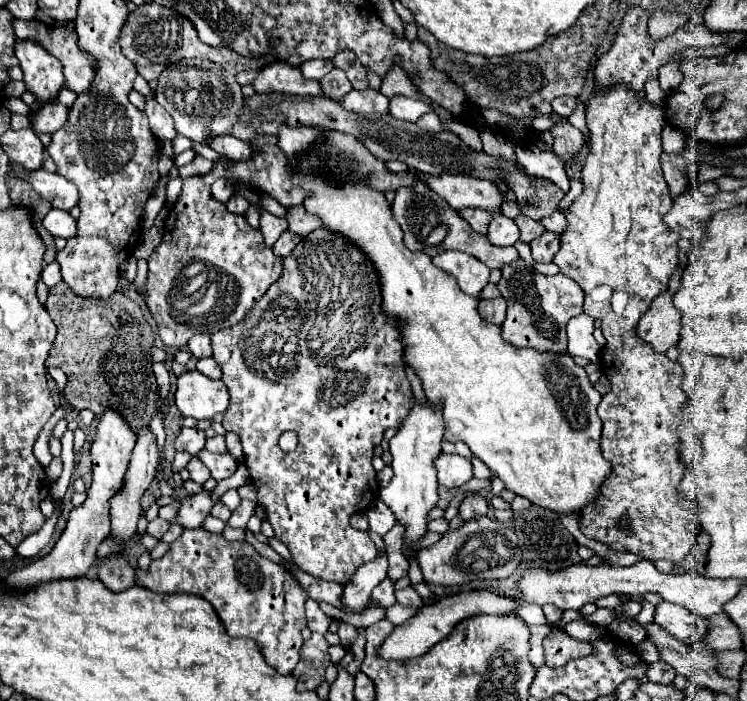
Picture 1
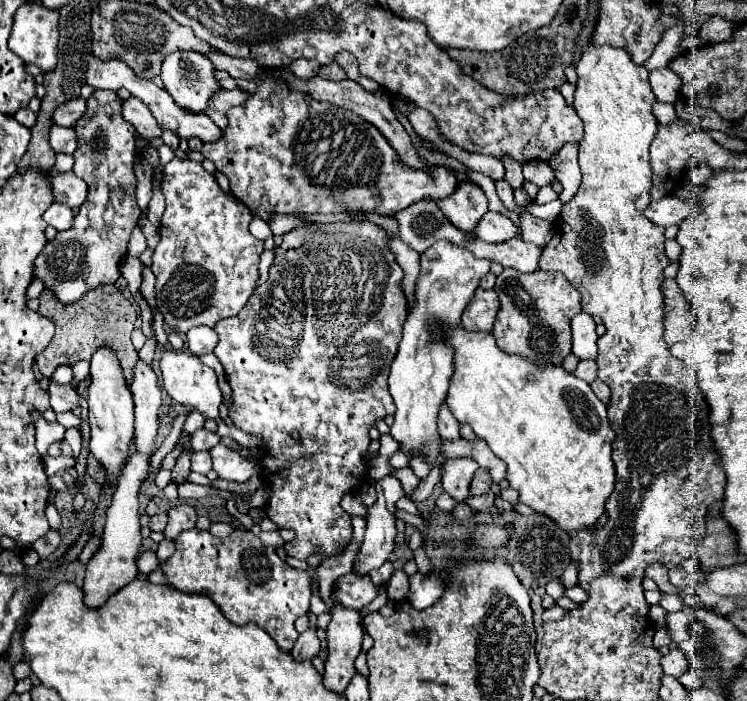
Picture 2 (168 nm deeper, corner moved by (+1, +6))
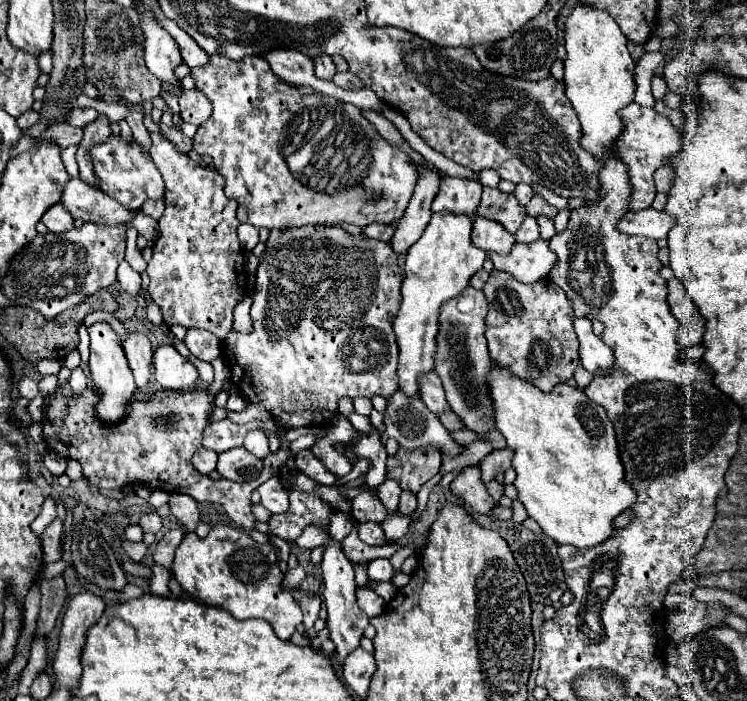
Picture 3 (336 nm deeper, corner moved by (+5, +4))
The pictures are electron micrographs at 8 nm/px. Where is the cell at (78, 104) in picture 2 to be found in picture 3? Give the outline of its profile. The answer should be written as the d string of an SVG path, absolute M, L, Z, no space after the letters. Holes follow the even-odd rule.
M74 108L68 116L68 124L84 128L86 124L90 124L94 120L94 116L98 116L98 112L92 108Z

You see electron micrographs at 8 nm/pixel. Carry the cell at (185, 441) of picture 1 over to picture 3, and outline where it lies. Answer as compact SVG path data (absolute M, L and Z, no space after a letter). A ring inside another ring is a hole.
M228 418L220 420L220 422L210 422L204 428L204 438L202 438L202 446L214 452L226 452L230 448L242 446L242 440L246 436L246 432L250 430L260 430L263 432L273 432L278 434L279 428L272 419L267 421L253 420L244 425L234 424Z

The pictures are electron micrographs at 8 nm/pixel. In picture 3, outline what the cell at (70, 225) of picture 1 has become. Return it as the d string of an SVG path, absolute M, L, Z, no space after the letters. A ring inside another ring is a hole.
M54 204L52 208L48 208L46 214L42 216L42 222L50 232L66 232L74 226L74 218L62 204Z

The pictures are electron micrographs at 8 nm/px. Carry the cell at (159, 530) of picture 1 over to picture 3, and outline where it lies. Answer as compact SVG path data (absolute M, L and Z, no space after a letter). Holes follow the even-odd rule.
M150 512L150 514L144 514L144 516L138 520L138 524L140 524L140 528L142 528L144 532L156 534L156 532L162 528L162 518L160 518L156 512Z

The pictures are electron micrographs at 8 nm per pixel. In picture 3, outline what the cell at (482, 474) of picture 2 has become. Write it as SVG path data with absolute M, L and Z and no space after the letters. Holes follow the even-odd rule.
M502 448L502 450L492 450L478 466L482 472L482 482L490 482L494 480L494 476L498 472L504 472L504 468L510 468L510 458L512 458L512 450L510 448Z

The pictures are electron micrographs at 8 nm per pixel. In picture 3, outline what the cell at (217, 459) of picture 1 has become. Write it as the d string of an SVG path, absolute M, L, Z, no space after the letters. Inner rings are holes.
M234 448L218 454L218 474L232 482L250 482L262 470L262 460L246 452L244 448Z

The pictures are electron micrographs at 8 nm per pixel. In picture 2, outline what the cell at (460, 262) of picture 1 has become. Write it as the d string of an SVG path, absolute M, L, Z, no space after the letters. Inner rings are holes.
M446 240L434 242L420 254L420 274L414 286L414 306L404 322L398 354L392 362L388 378L390 394L394 396L396 414L390 434L400 442L406 456L424 452L428 460L440 458L440 434L436 414L448 394L450 376L454 374L454 348L448 344L446 334L460 324L466 304L472 300L480 278L490 270L490 260L474 258L466 246Z

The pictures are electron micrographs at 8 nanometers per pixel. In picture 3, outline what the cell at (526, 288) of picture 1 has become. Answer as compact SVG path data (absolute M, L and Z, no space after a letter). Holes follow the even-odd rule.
M492 270L482 290L490 304L486 338L494 362L510 368L518 378L532 382L542 392L550 392L556 384L572 378L580 364L578 338L572 328L572 302L558 286L554 286L554 282L550 282L550 278L522 284L510 274Z

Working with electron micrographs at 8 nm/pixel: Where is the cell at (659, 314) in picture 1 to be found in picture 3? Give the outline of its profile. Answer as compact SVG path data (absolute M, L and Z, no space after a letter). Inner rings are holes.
M672 278L668 282L668 306L670 306L672 316L680 322L678 344L682 348L700 344L702 334L704 334L704 320L700 318L694 302L690 302L690 298L686 298L686 290L676 278Z

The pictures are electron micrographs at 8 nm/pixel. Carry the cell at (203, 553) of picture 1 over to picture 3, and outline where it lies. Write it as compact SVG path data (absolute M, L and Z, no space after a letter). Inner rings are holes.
M222 524L214 526L206 538L198 538L196 534L188 532L184 536L184 540L180 542L178 550L176 550L172 574L174 574L174 580L178 580L178 584L182 586L184 592L188 592L190 596L194 596L196 600L200 600L208 606L218 606L218 608L228 610L236 620L262 618L262 620L270 622L270 626L274 628L274 632L280 640L290 640L296 626L302 622L302 606L294 598L294 590L318 594L320 588L322 588L322 584L316 576L306 576L300 582L300 586L296 586L296 588L284 588L282 582L284 582L286 574L280 570L276 548L272 544L258 544L248 536L248 532L232 528L232 526L222 526Z

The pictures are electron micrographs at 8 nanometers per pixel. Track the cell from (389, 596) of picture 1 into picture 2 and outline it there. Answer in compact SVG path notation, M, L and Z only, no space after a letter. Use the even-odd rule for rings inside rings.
M386 560L386 564L382 564L382 566L376 568L374 572L370 572L370 578L372 578L372 582L374 582L376 586L382 586L382 584L386 584L386 582L390 580L392 572L394 572L394 566L392 566L390 560Z

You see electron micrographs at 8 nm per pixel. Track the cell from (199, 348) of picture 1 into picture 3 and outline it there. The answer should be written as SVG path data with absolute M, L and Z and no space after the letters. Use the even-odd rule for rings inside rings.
M190 328L186 332L184 344L192 352L192 356L196 356L196 358L200 358L204 362L212 362L222 352L220 350L220 340L214 338L214 334L210 334L206 330L198 330L198 328Z

